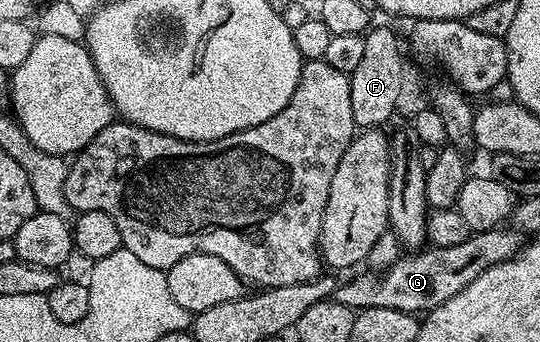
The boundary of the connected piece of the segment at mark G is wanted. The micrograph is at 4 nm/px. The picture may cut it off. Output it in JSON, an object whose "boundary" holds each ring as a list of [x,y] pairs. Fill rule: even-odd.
{"boundary":[[[502,225],[491,231],[475,231],[460,245],[427,246],[425,249],[403,254],[381,277],[367,273],[368,275],[358,275],[347,283],[343,282],[336,292],[336,298],[339,303],[355,309],[383,307],[411,313],[429,313],[444,305],[448,297],[456,297],[460,289],[472,285],[472,281],[476,281],[480,273],[488,273],[488,269],[514,258],[523,246],[523,236]]]}

